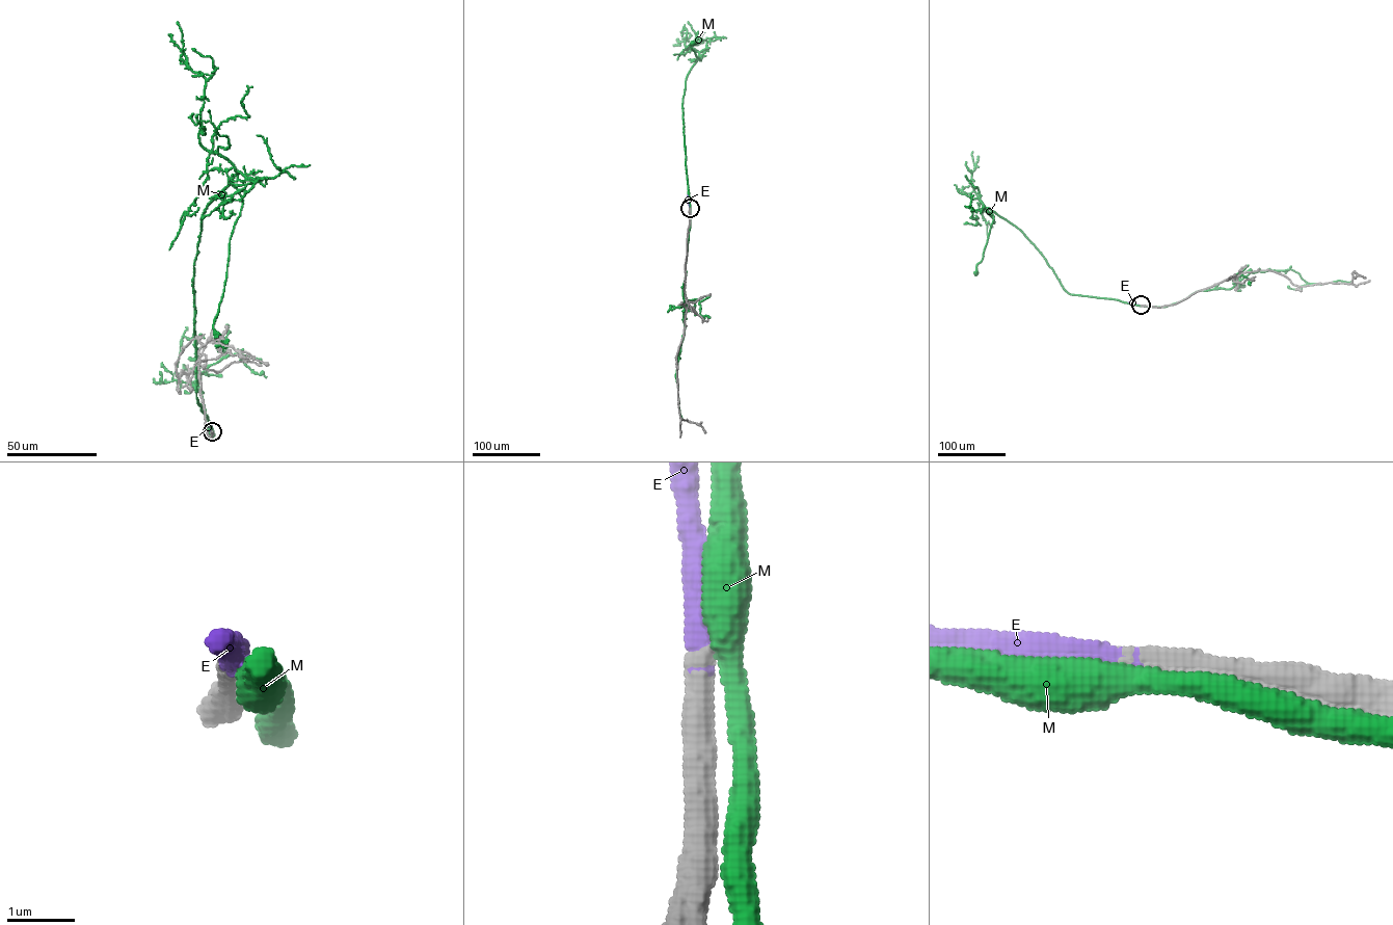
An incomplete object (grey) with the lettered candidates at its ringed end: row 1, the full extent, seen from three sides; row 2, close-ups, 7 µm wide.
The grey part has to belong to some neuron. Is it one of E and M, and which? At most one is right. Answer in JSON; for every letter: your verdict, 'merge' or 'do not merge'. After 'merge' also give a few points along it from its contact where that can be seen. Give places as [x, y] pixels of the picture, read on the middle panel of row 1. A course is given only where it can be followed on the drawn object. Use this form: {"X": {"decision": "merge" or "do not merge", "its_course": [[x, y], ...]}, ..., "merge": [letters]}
{"E": {"decision": "merge", "its_course": [[690, 208], [688, 193]]}, "M": {"decision": "do not merge"}, "merge": ["E"]}

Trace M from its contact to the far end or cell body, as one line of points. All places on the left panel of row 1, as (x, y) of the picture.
M: (212, 431), (196, 397), (192, 278), (204, 211), (231, 181), (242, 206), (213, 325), (220, 346)

